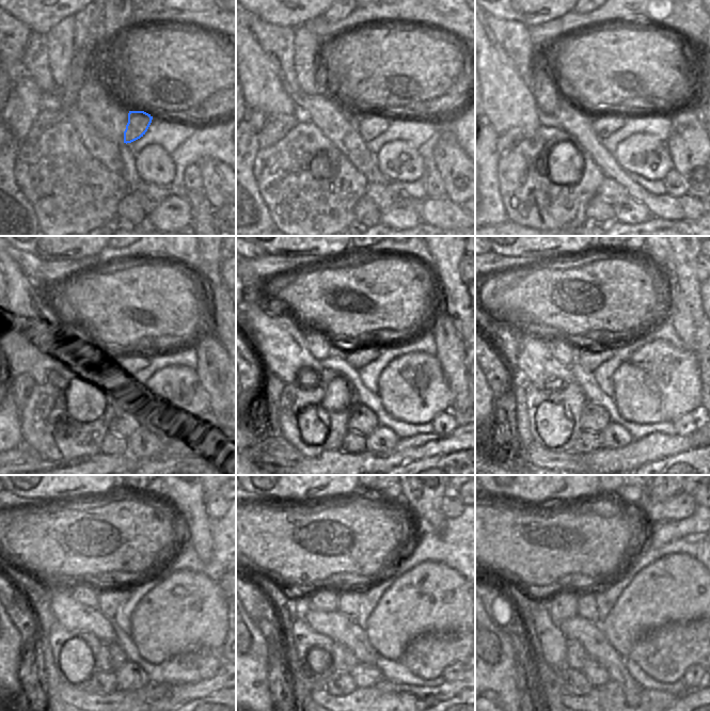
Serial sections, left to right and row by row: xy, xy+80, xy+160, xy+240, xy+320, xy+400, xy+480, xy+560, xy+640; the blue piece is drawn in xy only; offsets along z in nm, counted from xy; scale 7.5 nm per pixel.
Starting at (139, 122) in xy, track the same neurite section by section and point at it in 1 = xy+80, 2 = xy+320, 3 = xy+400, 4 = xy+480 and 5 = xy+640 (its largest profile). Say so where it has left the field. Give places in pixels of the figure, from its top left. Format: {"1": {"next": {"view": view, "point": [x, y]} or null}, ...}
{"1": {"next": {"view": "xy+80", "point": [371, 125]}}, "2": {"next": {"view": "xy+320", "point": [357, 358]}}, "3": {"next": {"view": "xy+400", "point": [589, 360]}}, "4": {"next": {"view": "xy+480", "point": [110, 600]}}, "5": {"next": {"view": "xy+640", "point": [586, 607]}}}

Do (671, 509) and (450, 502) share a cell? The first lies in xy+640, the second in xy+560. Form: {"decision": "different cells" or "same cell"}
{"decision": "same cell"}

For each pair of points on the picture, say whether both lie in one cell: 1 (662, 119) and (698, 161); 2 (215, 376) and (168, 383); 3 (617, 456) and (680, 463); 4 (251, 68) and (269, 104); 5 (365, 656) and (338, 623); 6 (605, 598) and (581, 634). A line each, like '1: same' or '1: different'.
1: different
2: different
3: different
4: same
5: same
6: different

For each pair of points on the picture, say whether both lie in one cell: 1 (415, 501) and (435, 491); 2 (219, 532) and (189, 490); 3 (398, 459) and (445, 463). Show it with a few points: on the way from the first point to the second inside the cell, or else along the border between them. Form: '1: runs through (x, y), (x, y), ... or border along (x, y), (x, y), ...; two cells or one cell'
1: runs through (420, 496), (425, 491), (430, 491); one cell
2: border along (211, 522), (212, 548); two cells
3: border along (440, 454), (434, 457), (417, 458), (404, 463); two cells

